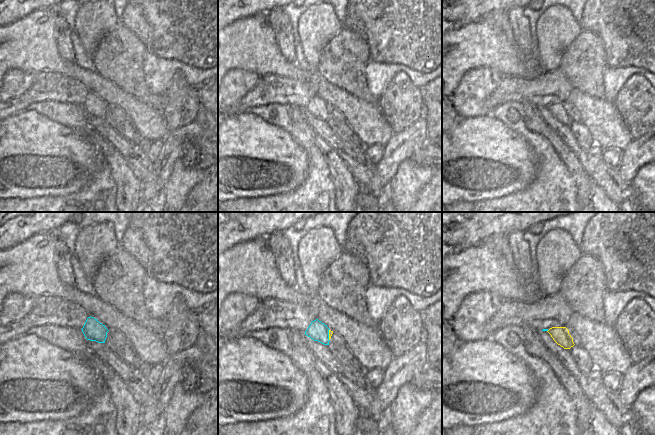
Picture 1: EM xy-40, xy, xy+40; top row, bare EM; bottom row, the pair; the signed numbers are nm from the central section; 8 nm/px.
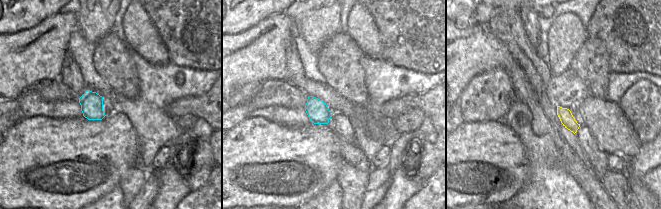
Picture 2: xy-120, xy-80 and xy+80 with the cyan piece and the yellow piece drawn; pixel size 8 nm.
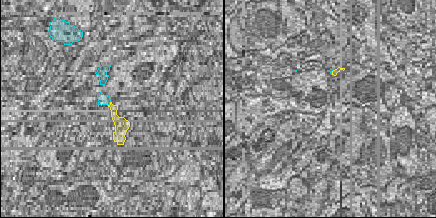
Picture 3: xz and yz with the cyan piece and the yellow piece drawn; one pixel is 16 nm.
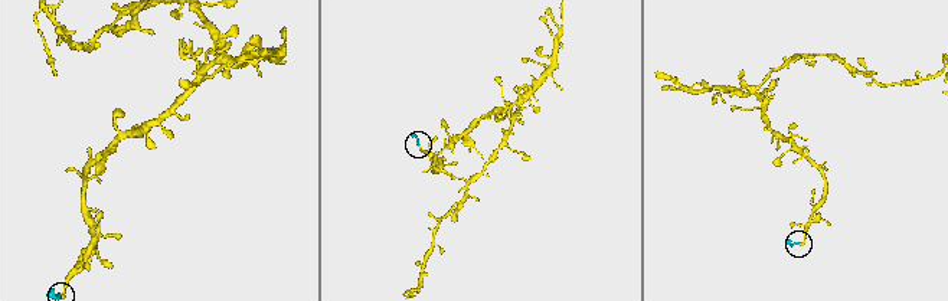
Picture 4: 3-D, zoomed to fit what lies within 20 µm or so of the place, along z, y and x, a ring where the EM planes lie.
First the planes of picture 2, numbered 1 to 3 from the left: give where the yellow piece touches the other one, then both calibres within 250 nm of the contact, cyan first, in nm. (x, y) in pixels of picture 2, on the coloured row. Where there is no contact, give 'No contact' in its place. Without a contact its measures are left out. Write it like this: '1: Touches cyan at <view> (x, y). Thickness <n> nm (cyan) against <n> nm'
1: No contact
2: No contact
3: No contact.

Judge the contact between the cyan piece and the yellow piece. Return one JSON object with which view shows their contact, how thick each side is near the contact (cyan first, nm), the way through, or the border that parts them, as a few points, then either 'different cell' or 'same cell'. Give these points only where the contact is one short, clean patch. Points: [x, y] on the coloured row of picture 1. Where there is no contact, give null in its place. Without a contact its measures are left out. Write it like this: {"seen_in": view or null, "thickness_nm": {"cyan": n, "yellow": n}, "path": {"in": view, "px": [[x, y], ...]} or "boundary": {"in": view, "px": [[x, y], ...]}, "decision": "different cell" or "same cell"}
{"seen_in": "xy", "thickness_nm": {"cyan": 160, "yellow": 30}, "path": {"in": "xy", "px": [[318, 331], [323, 335], [328, 335], [330, 332]]}, "decision": "same cell"}

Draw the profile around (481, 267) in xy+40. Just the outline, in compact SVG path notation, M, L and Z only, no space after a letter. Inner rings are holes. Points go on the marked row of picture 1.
M487 240L442 258L442 321L450 321L461 302L468 295L478 291L494 293L503 301L527 301L527 292L521 284L521 277L516 268Z

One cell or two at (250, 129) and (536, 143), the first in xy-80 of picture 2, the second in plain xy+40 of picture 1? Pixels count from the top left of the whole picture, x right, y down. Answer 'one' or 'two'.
two

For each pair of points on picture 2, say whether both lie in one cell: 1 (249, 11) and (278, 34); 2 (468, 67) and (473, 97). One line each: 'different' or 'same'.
1: different
2: different

